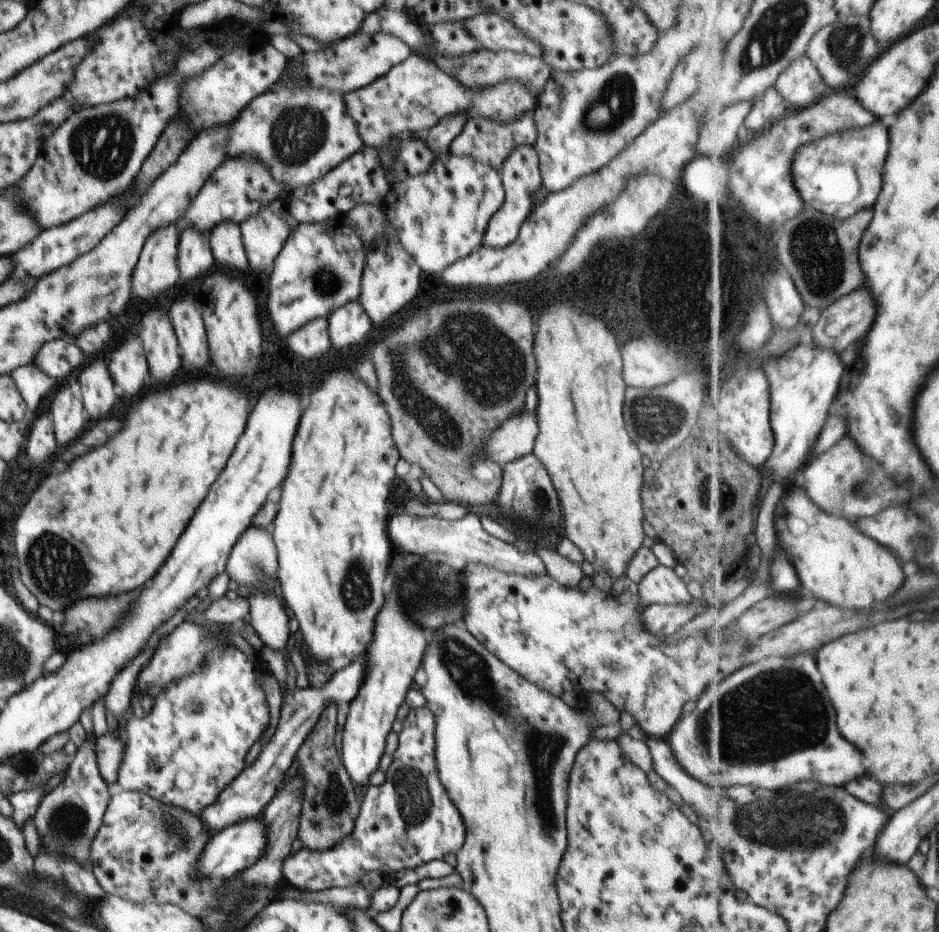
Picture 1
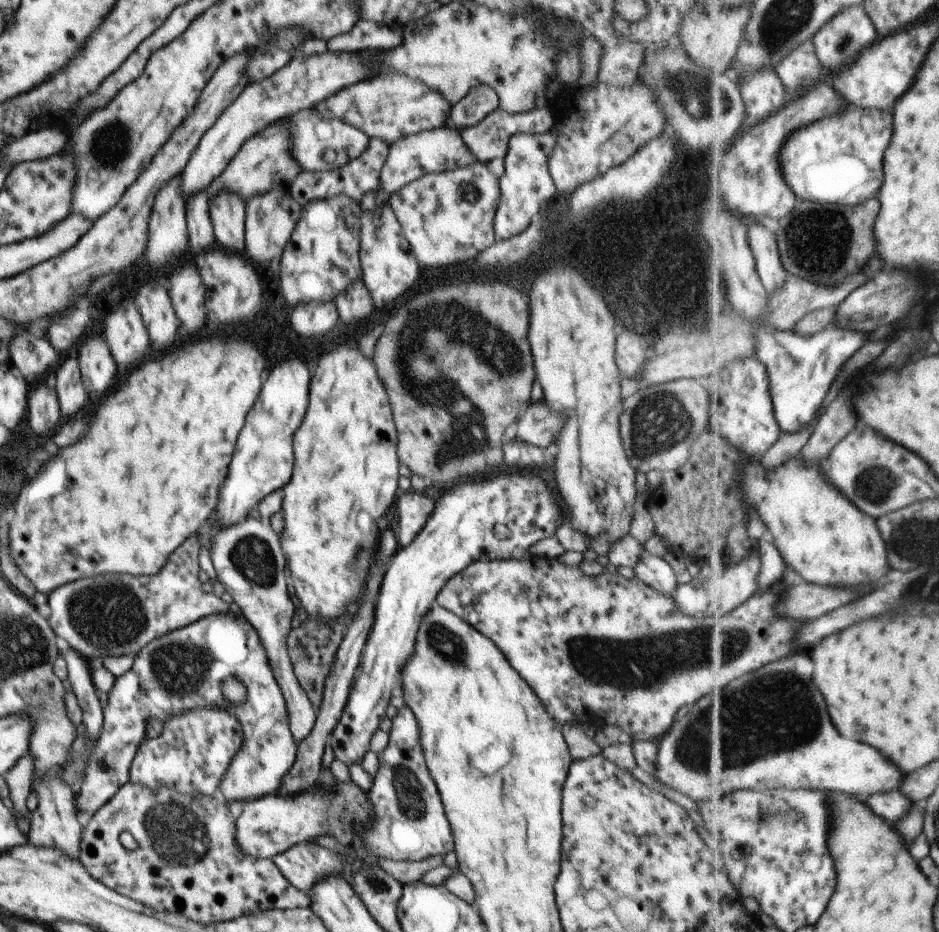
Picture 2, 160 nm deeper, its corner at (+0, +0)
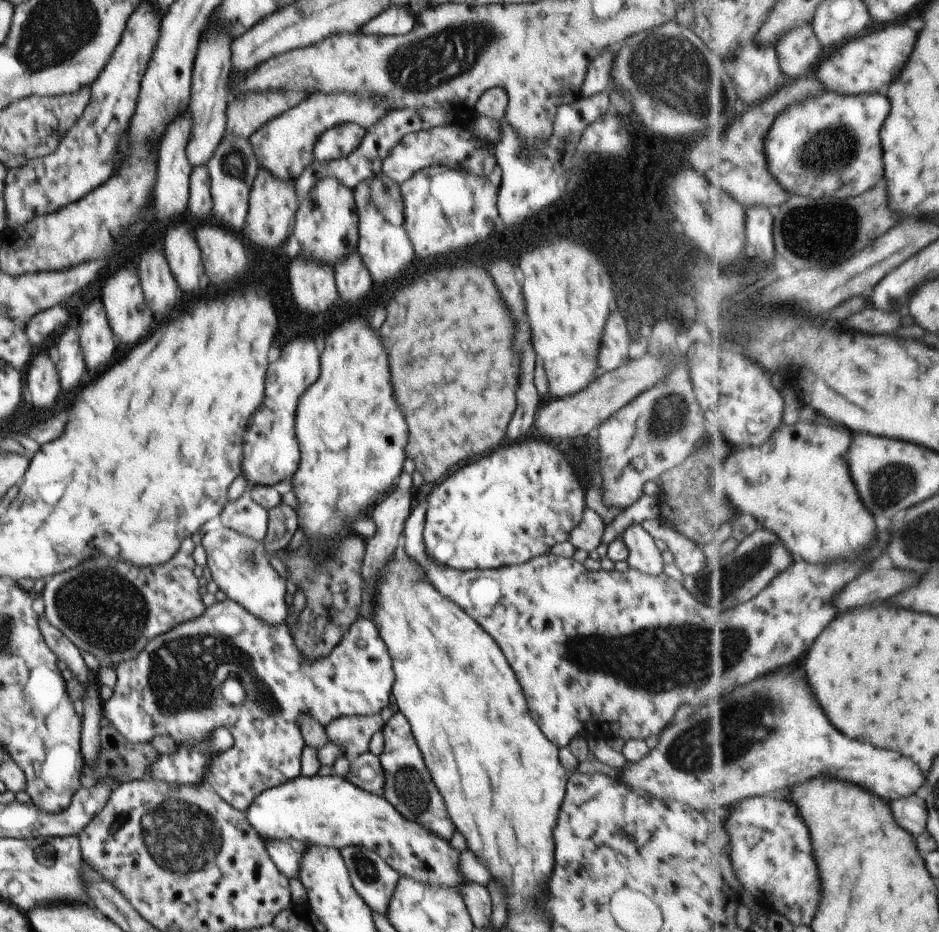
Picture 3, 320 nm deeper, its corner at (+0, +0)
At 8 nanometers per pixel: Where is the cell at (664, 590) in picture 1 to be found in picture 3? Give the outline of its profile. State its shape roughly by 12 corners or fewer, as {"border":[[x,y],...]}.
{"border":[[640,525],[620,536],[627,565],[647,576],[663,574],[654,539]]}

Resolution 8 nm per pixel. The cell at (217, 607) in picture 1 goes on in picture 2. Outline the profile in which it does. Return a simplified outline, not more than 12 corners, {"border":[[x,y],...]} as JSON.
{"border":[[193,533],[157,574],[103,574],[46,594],[85,660],[135,656],[228,610],[201,591]]}

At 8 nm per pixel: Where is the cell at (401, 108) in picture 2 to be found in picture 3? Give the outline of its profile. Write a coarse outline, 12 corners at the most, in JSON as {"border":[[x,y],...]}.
{"border":[[307,96],[249,138],[261,168],[295,178],[327,129],[371,126],[383,99]]}

